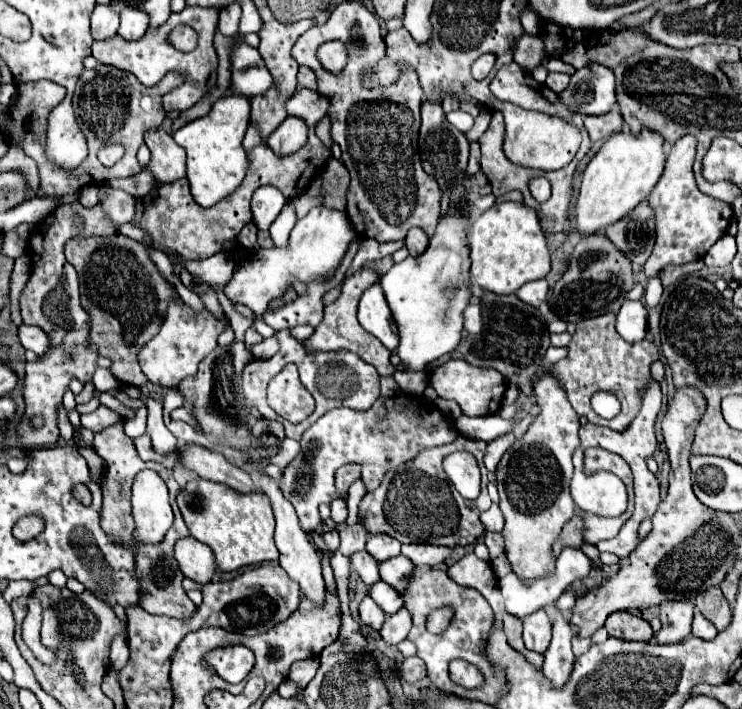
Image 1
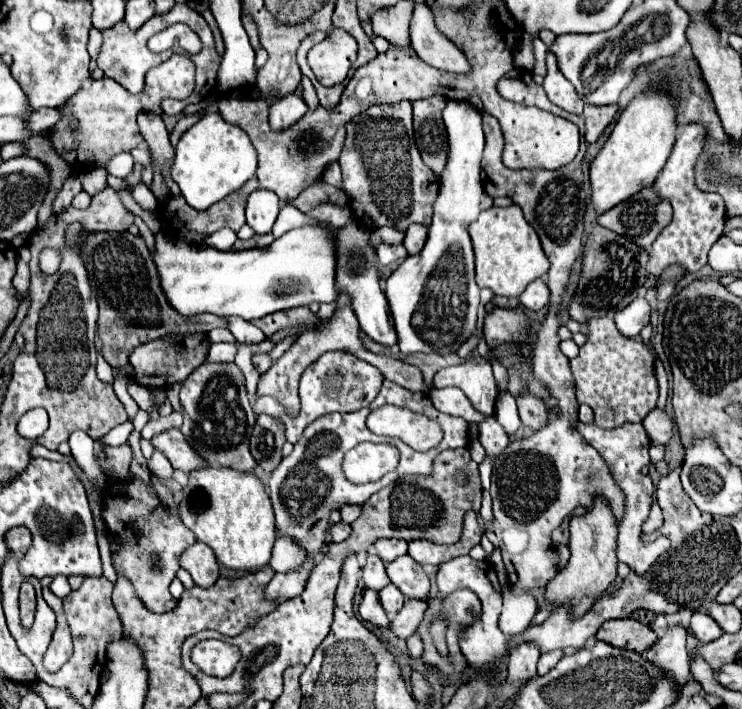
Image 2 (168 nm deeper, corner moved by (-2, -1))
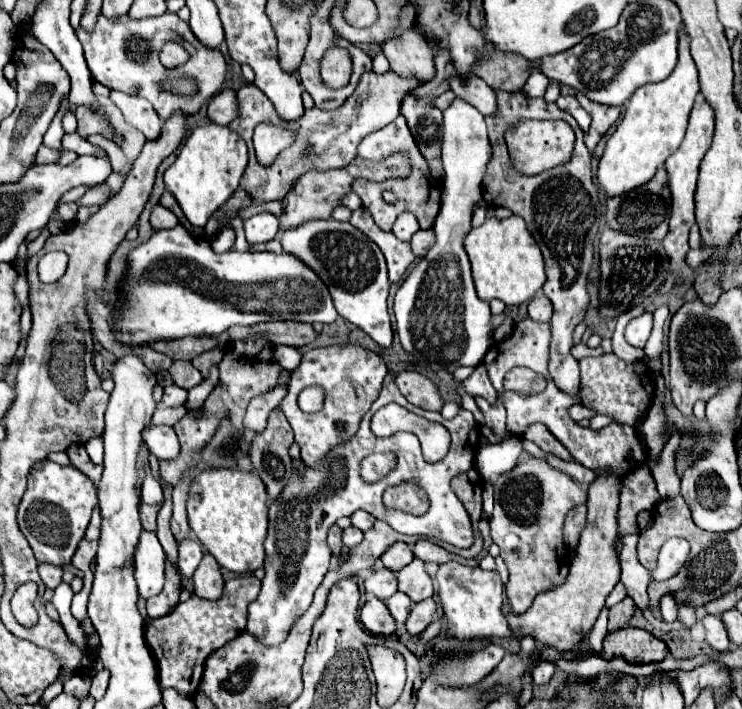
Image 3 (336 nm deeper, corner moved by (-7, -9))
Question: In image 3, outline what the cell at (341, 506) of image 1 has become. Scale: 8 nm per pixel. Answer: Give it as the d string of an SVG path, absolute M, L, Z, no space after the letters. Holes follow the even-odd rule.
M357 510L353 516L351 516L351 522L353 522L353 526L355 528L365 528L365 532L373 526L373 522L375 522L375 518L369 514L369 512L363 512L363 510Z

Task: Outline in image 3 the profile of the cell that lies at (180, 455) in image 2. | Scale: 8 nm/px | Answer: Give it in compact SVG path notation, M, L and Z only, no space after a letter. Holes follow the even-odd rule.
M149 426L143 430L143 442L159 460L173 460L179 454L179 440L171 426Z

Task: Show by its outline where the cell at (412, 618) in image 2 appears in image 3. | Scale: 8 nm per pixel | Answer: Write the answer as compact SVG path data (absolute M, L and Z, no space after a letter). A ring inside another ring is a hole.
M427 598L427 600L423 600L423 602L413 604L411 614L409 614L407 622L405 622L409 634L421 634L421 632L433 622L435 610L437 610L437 604L435 604L433 598Z

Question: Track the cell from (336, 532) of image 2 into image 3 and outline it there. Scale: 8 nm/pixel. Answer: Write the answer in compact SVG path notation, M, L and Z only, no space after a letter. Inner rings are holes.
M349 526L347 530L343 530L343 544L345 544L347 548L357 546L361 540L363 540L363 532L361 532L361 530L357 530L357 528L353 528L353 526Z

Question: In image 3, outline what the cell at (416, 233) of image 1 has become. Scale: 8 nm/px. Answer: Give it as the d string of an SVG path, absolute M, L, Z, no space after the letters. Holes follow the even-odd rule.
M419 230L419 232L415 232L413 238L411 238L411 248L413 248L415 256L421 256L421 258L427 254L427 250L429 250L433 244L435 244L435 234L433 234L433 230Z

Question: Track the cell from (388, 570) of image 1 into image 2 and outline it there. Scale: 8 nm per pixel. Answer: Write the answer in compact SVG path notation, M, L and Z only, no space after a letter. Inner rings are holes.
M408 554L386 564L386 572L388 572L390 582L396 584L406 598L422 600L428 596L430 580L428 580L422 564L412 560Z

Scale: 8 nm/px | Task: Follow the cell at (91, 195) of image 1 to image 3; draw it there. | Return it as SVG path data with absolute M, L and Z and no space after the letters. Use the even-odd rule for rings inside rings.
M59 202L55 212L57 212L57 218L61 222L73 222L75 216L77 216L77 204L63 204L63 202Z

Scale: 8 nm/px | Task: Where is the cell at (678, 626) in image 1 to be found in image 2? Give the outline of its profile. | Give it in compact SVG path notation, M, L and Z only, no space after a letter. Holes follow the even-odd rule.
M682 624L668 626L656 644L642 654L646 660L670 674L680 686L684 686L690 676L690 654L686 648L686 638L688 632Z

